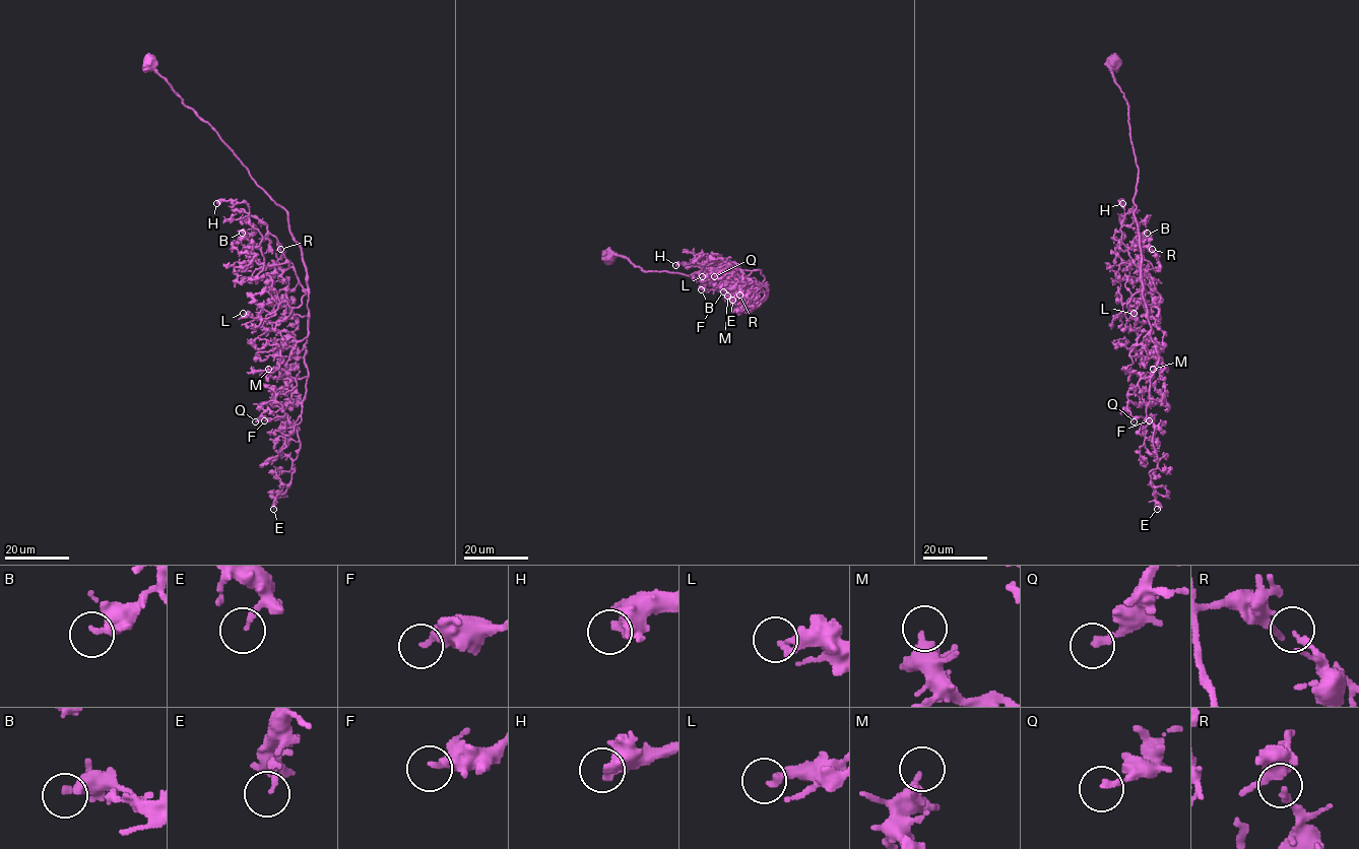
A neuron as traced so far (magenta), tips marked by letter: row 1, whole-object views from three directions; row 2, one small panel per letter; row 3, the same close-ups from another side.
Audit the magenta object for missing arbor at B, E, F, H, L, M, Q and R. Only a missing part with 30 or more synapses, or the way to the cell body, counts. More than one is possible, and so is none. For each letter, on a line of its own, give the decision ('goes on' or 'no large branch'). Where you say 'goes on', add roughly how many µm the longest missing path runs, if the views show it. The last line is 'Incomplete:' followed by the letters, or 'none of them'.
B: no large branch
E: no large branch
F: no large branch
H: no large branch
L: no large branch
M: no large branch
Q: no large branch
R: no large branch
Incomplete: none of them

